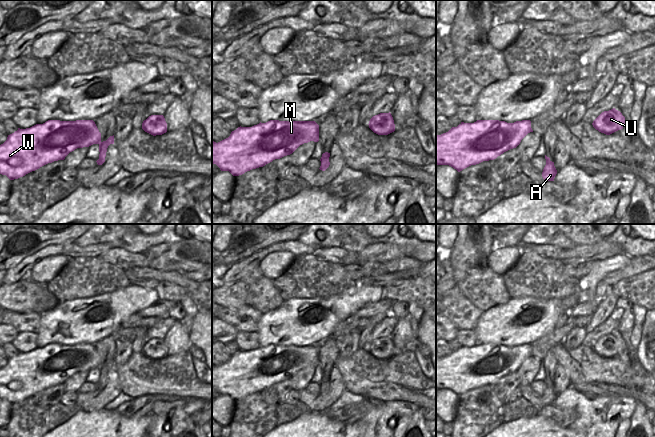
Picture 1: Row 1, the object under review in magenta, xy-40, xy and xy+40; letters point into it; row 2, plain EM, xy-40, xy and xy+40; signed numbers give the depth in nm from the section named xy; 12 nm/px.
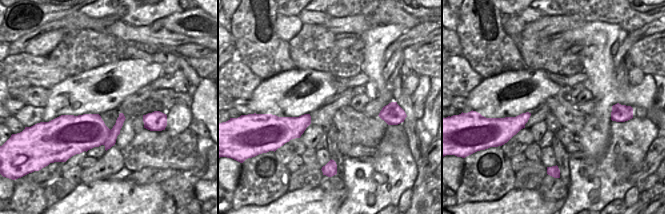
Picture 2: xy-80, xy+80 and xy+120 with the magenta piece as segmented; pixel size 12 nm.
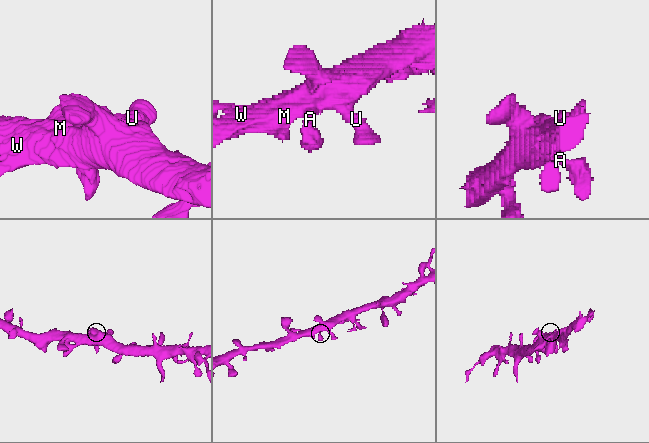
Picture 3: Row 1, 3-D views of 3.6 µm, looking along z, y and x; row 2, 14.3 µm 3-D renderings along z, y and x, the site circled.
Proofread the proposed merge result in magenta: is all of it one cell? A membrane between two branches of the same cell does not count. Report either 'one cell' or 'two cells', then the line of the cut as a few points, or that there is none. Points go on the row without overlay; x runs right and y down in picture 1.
one cell; no cut

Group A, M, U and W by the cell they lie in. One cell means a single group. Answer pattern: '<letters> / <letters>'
A M U W

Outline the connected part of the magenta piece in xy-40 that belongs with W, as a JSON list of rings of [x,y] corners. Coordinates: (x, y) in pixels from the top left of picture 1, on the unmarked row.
[[[48,344],[30,352],[18,352],[0,369],[0,398],[6,399],[10,404],[18,403],[48,387],[64,384],[77,372],[89,371],[93,368],[99,369],[100,378],[96,386],[102,389],[105,386],[108,370],[114,368],[114,359],[102,366],[101,357],[93,344]]]

